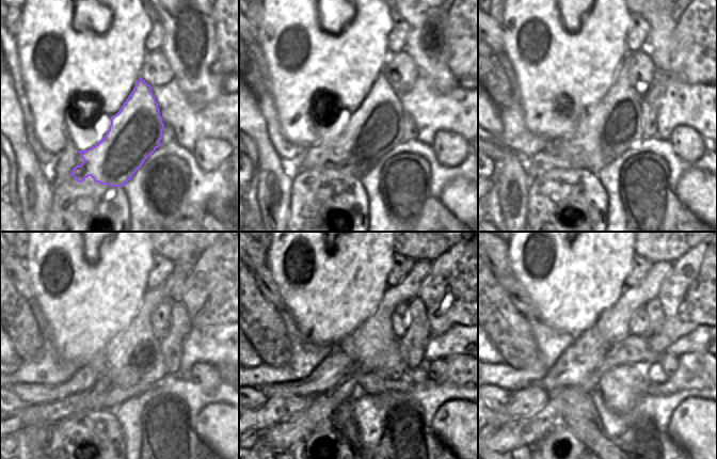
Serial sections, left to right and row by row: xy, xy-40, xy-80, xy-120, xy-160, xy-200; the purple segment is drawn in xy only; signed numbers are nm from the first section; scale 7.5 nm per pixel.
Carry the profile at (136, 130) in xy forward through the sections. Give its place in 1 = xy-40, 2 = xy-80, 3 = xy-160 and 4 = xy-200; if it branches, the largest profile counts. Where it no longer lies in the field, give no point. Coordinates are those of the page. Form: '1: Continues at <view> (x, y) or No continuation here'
1: Continues at xy-40 (376, 127)
2: Continues at xy-80 (611, 126)
3: Continues at xy-160 (373, 344)
4: Continues at xy-200 (614, 323)

